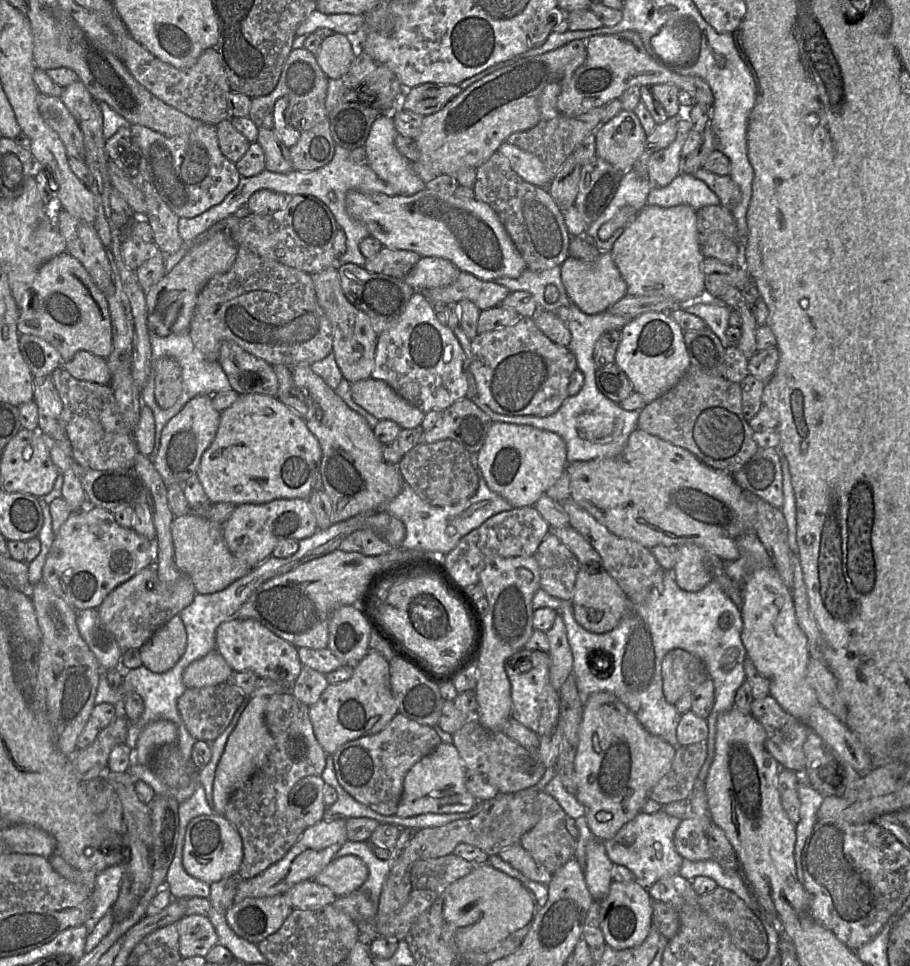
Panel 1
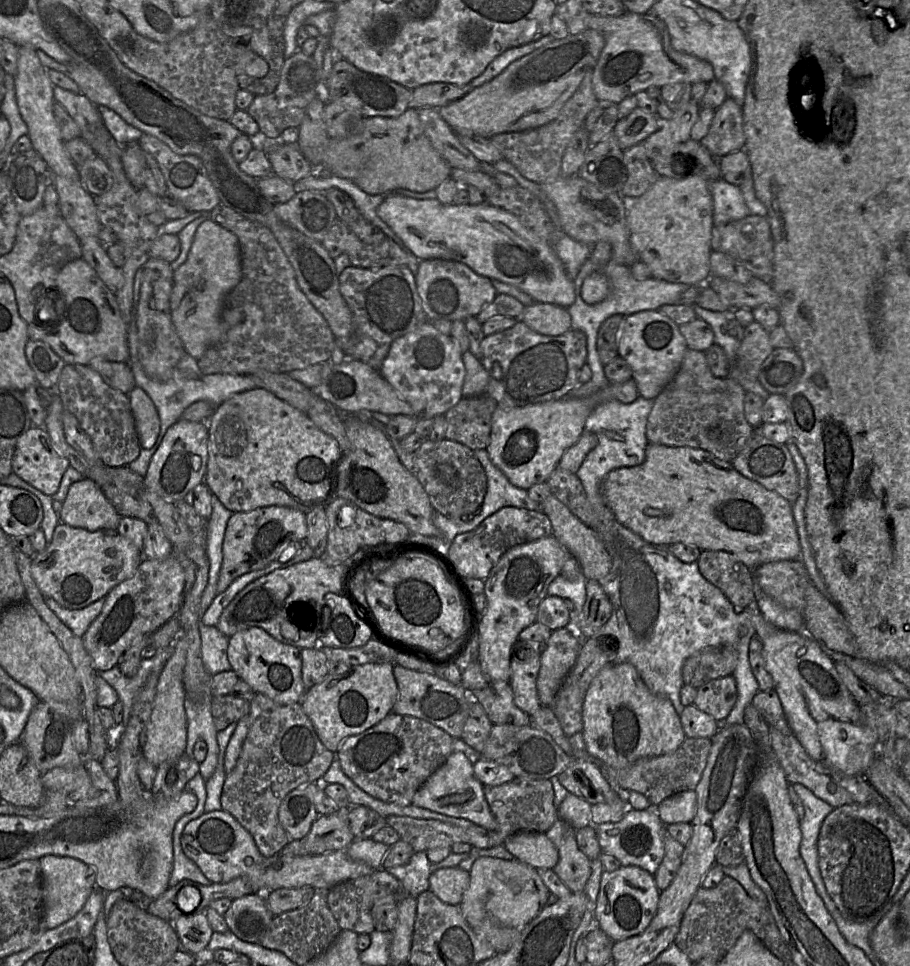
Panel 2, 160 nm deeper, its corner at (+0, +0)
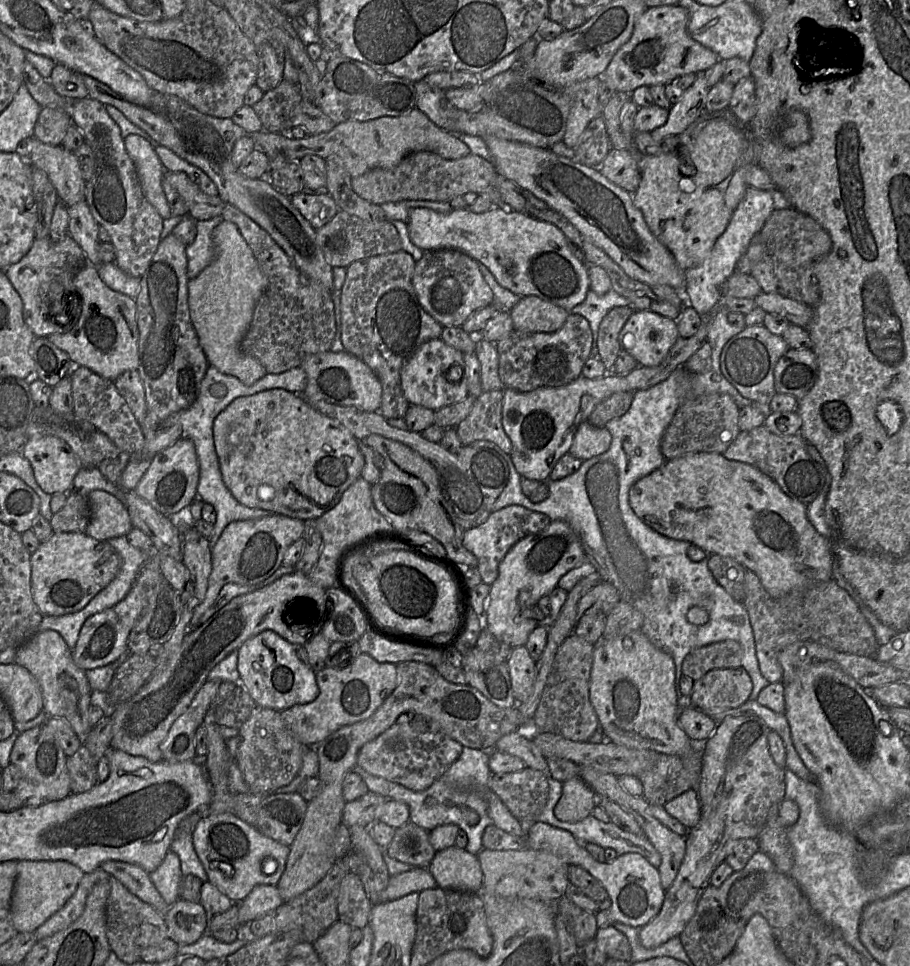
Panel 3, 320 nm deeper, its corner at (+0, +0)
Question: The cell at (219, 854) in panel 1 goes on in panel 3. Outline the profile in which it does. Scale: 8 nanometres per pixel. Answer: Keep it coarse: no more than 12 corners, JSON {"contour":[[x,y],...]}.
{"contour":[[233,813],[192,839],[209,882],[234,903],[276,886],[290,846]]}

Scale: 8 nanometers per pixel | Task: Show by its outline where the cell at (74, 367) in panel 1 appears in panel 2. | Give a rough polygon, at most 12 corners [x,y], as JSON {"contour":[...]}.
{"contour":[[92,359],[110,387],[129,396],[136,387],[128,363]]}

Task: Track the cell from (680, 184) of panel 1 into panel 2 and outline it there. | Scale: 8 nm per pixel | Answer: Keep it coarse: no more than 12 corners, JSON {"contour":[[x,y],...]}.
{"contour":[[709,181],[714,226],[752,215],[739,186]]}

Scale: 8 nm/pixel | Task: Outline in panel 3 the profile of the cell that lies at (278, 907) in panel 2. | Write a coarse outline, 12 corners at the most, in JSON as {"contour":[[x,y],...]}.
{"contour":[[258,885],[239,902],[243,924],[284,903],[277,886]]}

